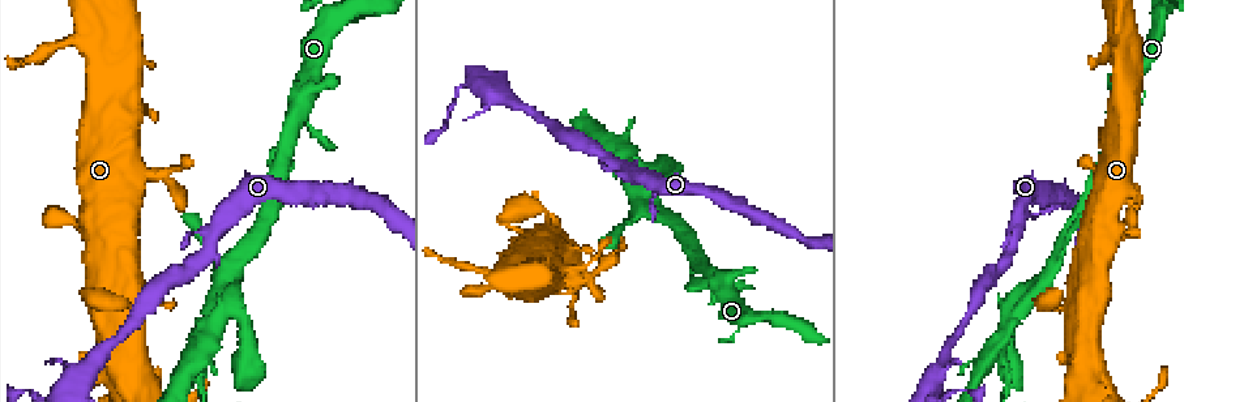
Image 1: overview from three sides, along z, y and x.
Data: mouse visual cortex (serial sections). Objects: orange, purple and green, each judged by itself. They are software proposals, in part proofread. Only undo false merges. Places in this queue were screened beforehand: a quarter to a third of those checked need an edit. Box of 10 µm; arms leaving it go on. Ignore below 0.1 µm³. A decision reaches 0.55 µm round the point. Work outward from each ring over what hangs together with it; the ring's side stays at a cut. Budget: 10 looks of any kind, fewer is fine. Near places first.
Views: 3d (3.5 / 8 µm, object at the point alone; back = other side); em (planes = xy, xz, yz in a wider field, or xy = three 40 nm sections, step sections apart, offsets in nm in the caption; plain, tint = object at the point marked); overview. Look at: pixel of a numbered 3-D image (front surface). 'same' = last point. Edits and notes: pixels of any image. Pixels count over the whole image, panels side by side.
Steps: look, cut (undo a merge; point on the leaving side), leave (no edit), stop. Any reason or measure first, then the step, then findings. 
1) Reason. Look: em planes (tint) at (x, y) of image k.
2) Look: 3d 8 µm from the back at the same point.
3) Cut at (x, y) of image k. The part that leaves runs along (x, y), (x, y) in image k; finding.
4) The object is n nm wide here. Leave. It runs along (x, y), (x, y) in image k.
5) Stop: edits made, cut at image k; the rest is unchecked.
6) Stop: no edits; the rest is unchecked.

Three-way junction. Look: 3d 3.5 µm at (693, 254) of image 1.

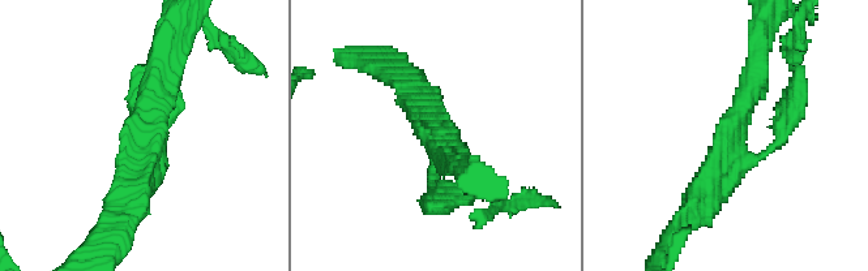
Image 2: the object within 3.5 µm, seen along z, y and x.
Shape alone is not enough. Look: em xy step 2 (tint) at (437, 136) of image 2.

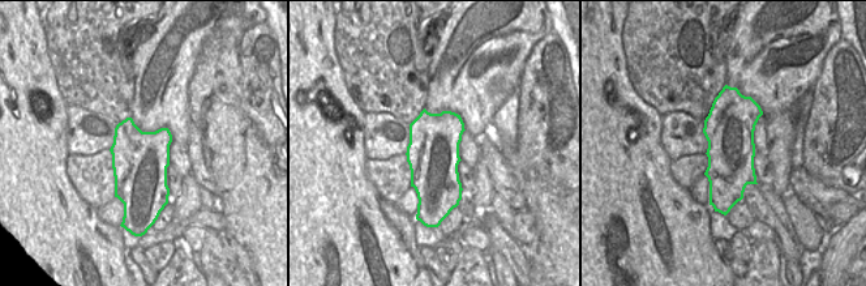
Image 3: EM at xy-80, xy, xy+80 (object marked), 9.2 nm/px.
Leave. It runs along (757, 74), (727, 163), (683, 223) in image 2; one cell here.

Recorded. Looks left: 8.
Sharp bend. Look: 3d 3.5 µm at (1071, 306) of image 1.

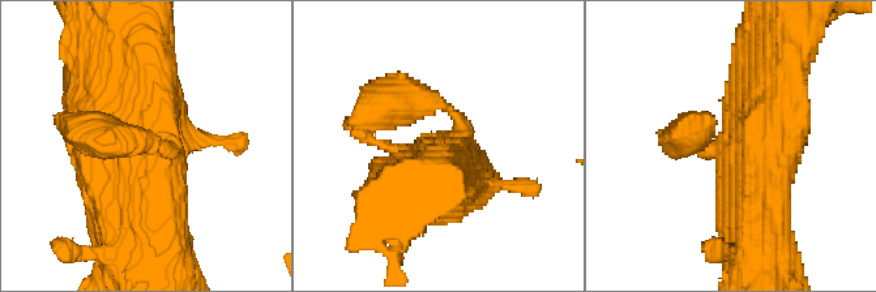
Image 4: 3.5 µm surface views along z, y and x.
Look: em xy step 5 (plain) at (734, 149) of image 4.

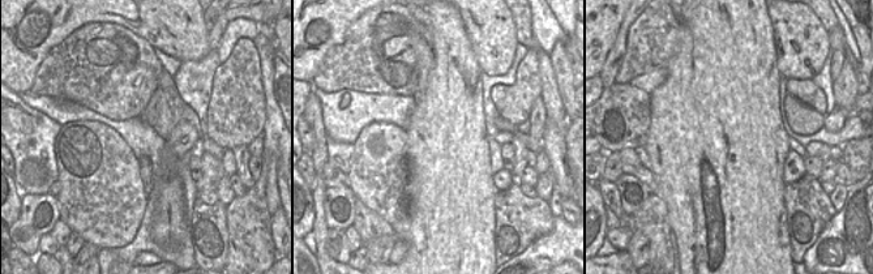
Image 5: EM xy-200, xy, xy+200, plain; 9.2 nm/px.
Where the object lies. Look: em xy step 5 (tint) at the same point.

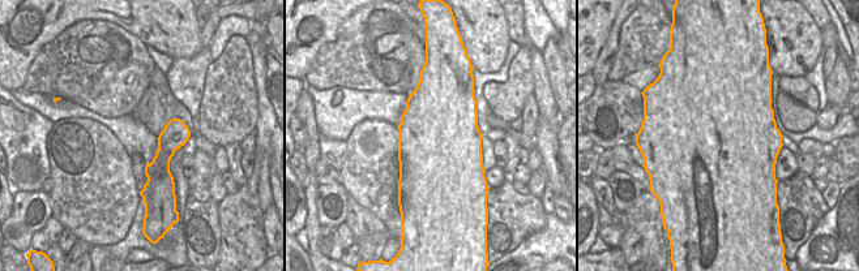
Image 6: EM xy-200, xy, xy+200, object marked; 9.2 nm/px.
Leave. It runs along (769, 64), (750, 176), (756, 236) in image 4; continuous, no second cell.

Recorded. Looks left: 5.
Look: 3d 3.5 µm from the back at (492, 92) of image 1.

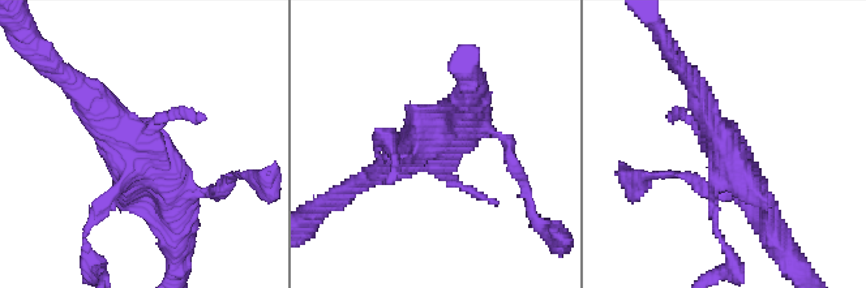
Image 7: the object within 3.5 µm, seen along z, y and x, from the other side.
Look: em planes (tint) at (143, 153) of image 7.

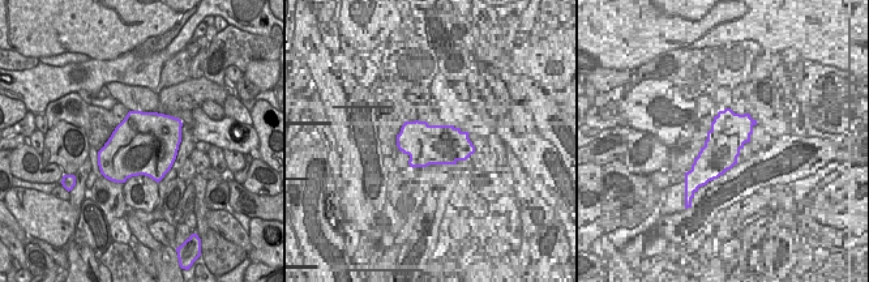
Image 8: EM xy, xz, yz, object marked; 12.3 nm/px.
Leave. It runs along (81, 90), (174, 187), (209, 190) in image 7; all the same cell.

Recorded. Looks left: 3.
Arms part here. Look: 3d 8 µm at (203, 355) of image 1.

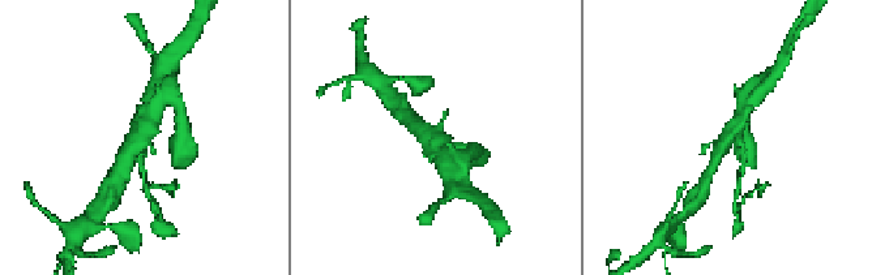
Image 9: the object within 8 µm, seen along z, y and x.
Look: em xy step 3 (tint) at the same point.

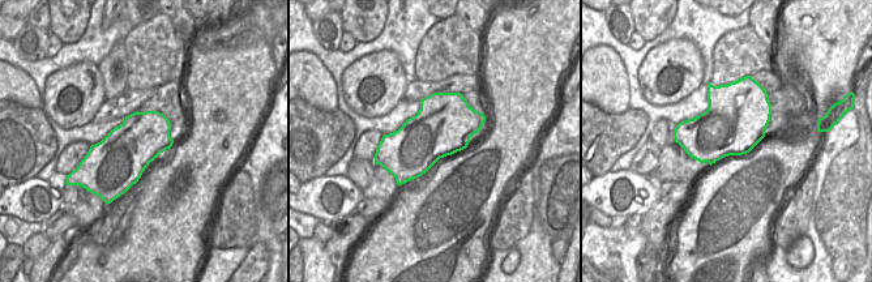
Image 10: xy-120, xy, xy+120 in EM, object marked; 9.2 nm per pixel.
Cut at (740, 172) of image 9. The part that leaves runs along (739, 146), (743, 167), (738, 185) in image 9; a second cell is stuck on.

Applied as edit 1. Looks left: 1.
Stop: edits made, cut at image 9; the rest is unchecked.

